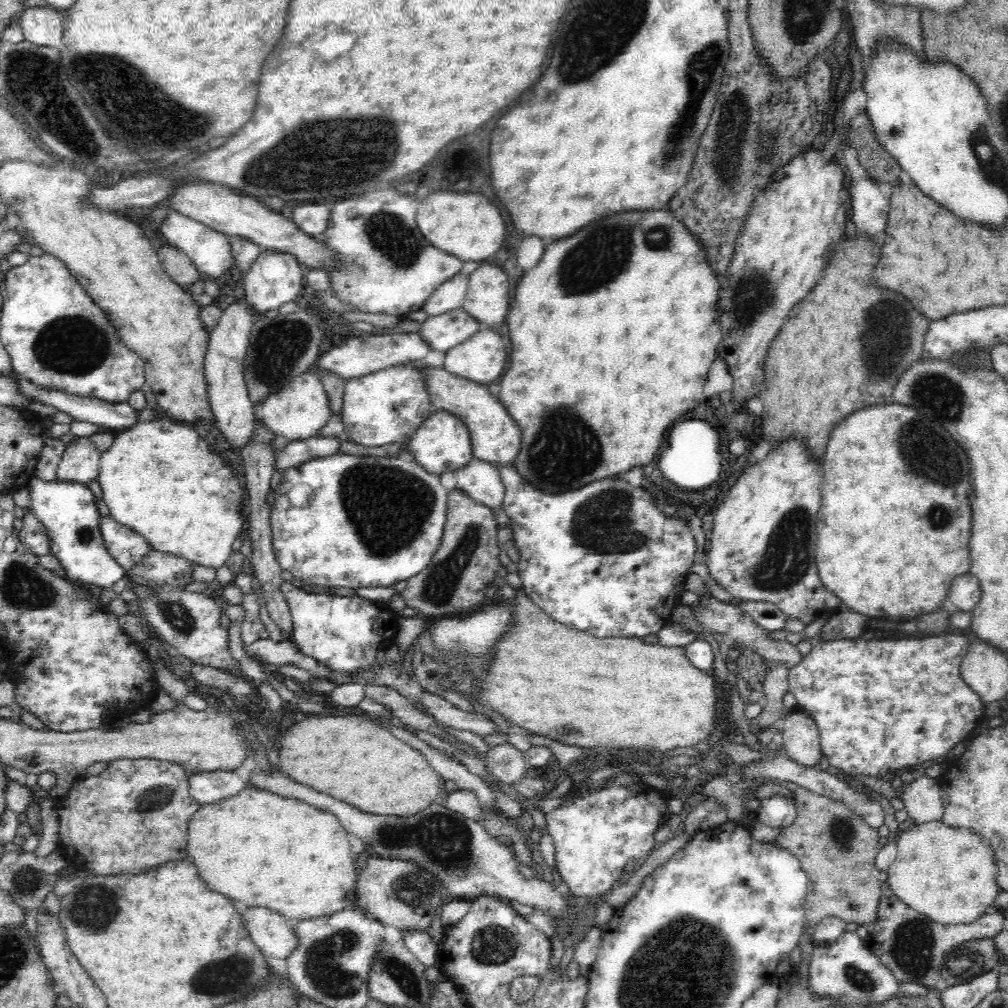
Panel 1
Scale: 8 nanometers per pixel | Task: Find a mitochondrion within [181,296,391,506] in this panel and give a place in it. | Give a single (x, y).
(280, 350)

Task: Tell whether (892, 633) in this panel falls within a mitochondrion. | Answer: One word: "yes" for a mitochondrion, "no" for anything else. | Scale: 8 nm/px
no

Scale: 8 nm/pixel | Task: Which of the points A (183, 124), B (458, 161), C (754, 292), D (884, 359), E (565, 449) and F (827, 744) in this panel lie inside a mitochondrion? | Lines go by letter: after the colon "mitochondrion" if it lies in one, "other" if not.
A: mitochondrion
B: other
C: mitochondrion
D: mitochondrion
E: mitochondrion
F: other

